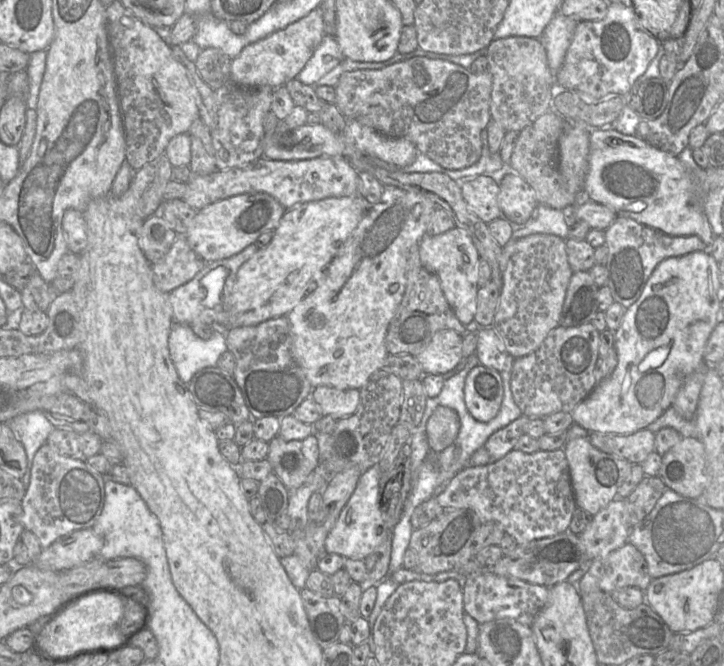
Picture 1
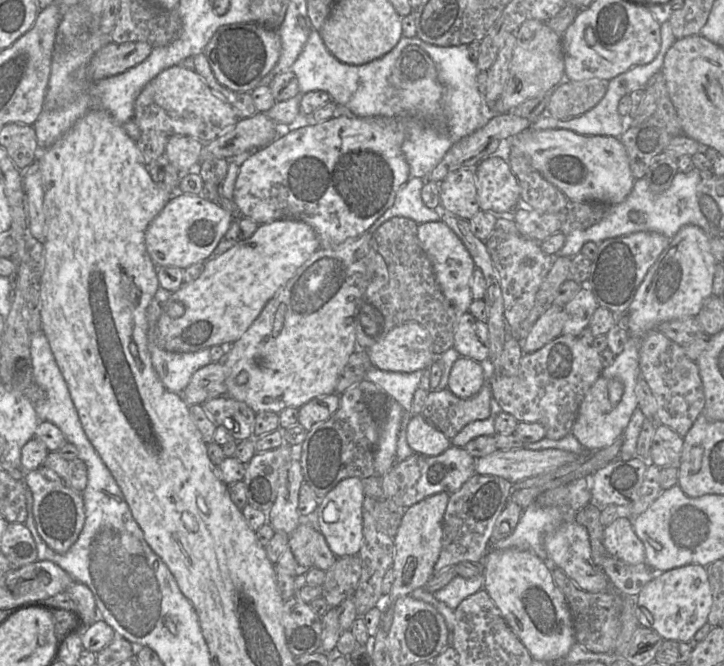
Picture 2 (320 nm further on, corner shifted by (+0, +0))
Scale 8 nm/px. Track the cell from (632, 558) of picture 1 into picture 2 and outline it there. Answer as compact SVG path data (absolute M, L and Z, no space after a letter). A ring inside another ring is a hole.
M616 517L603 530L603 545L609 556L629 565L645 563L643 543L635 534L632 519Z

